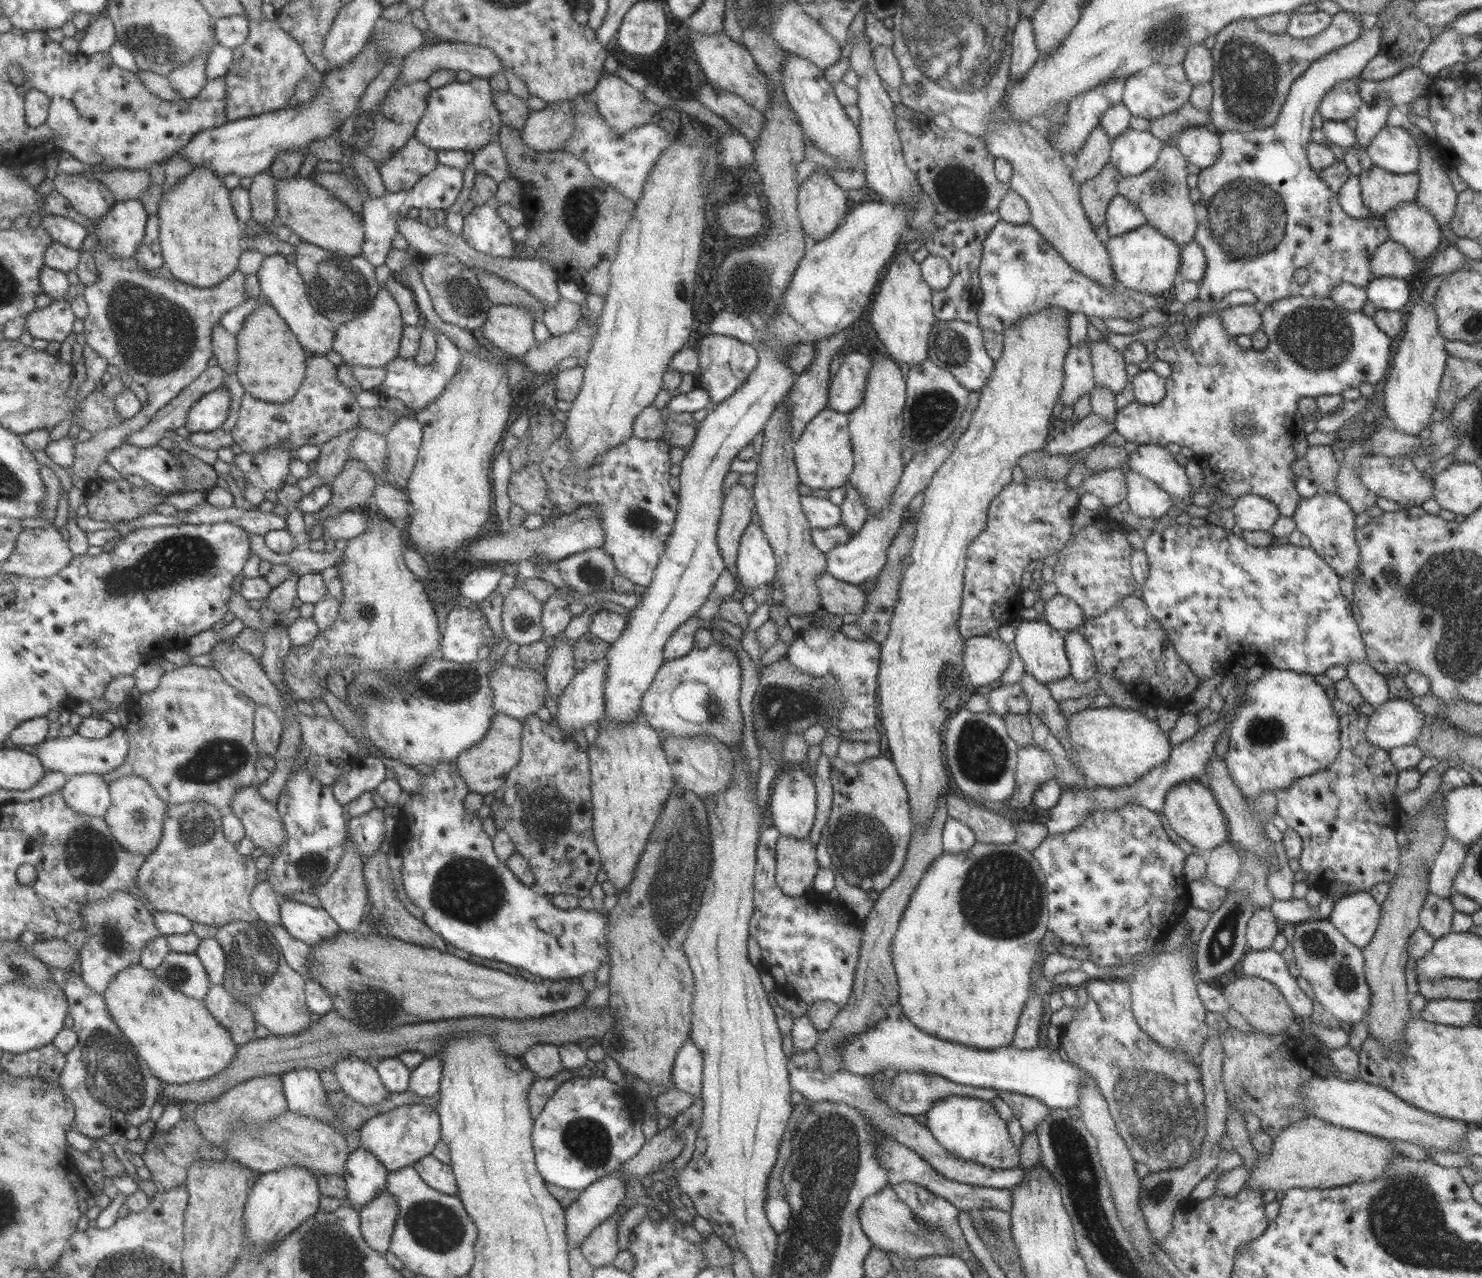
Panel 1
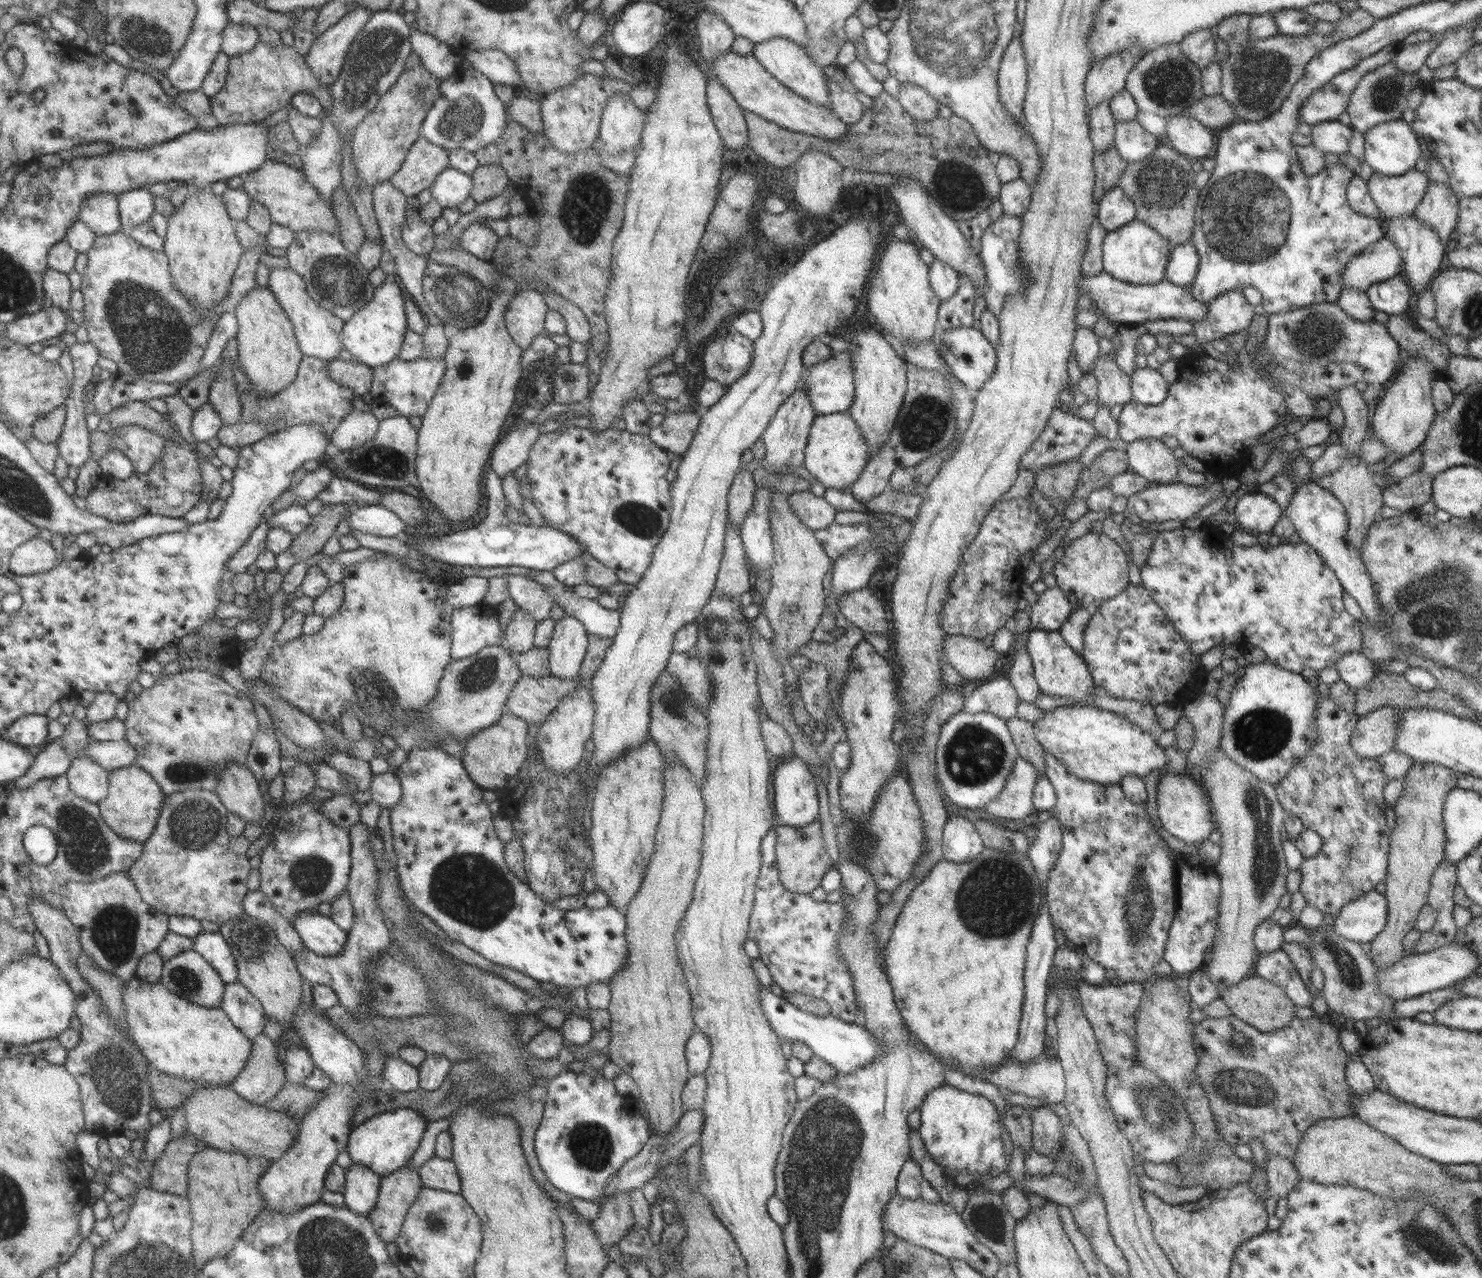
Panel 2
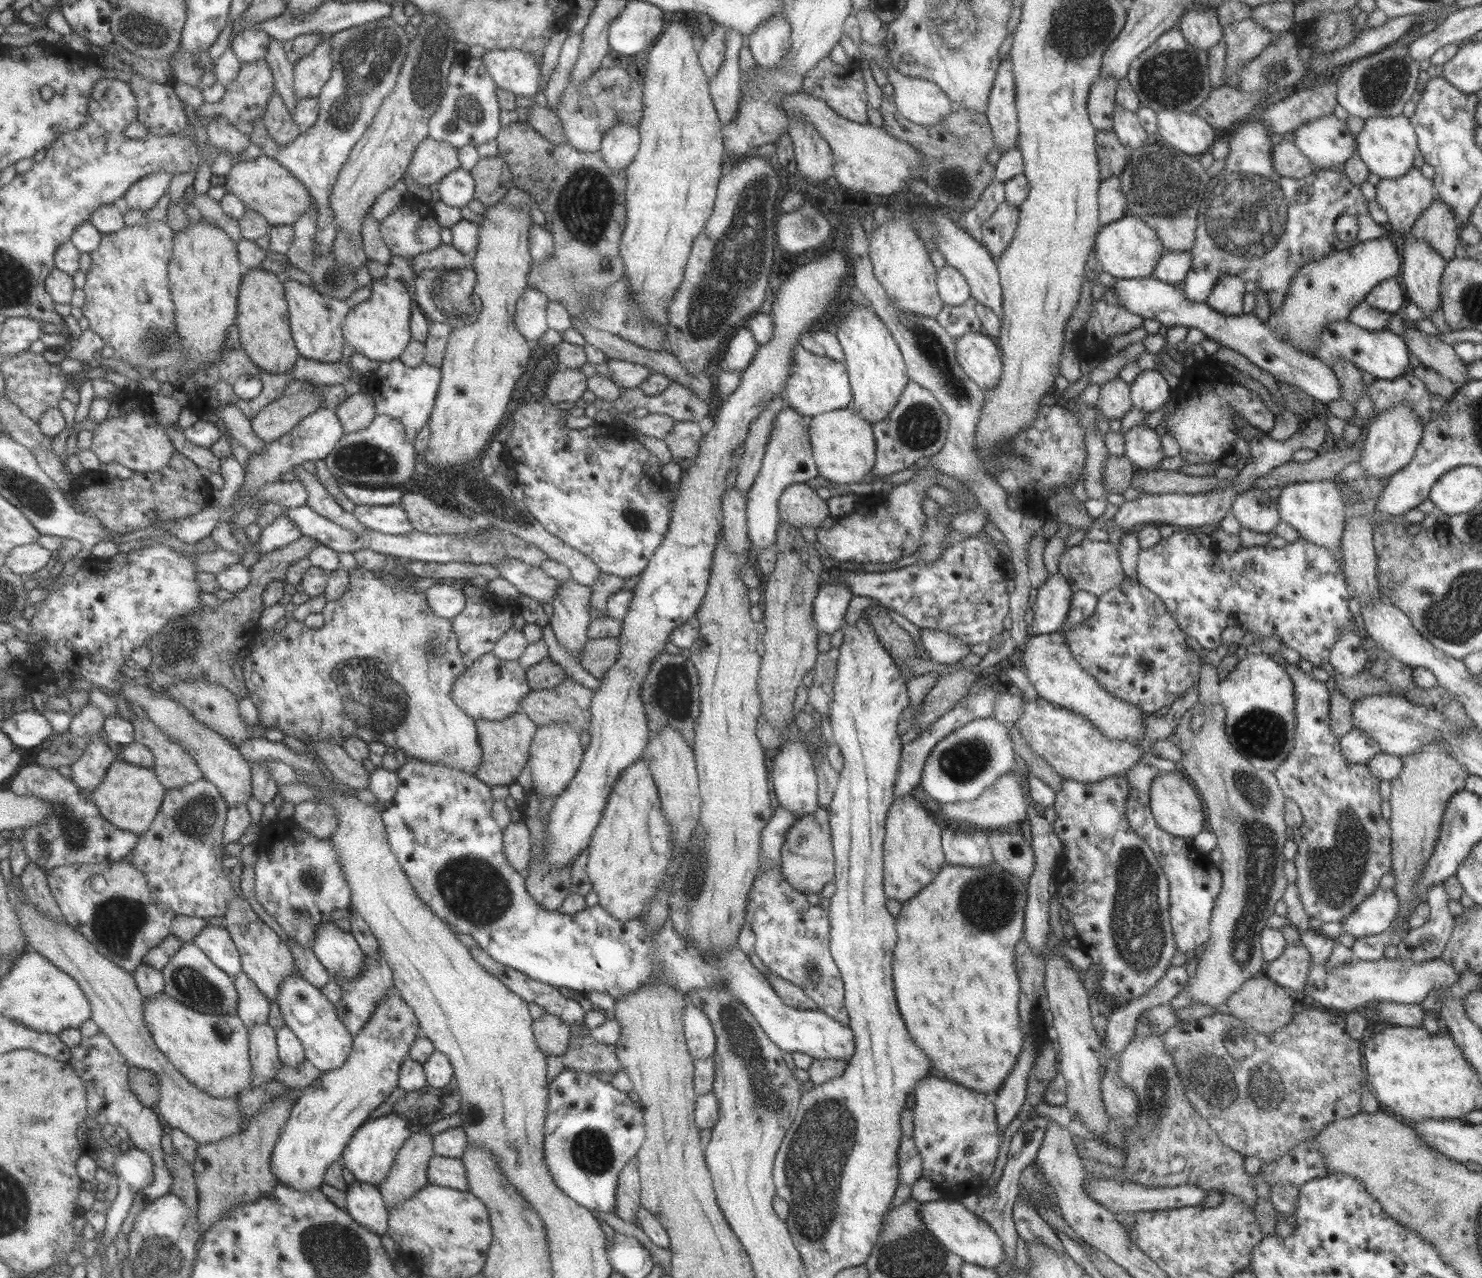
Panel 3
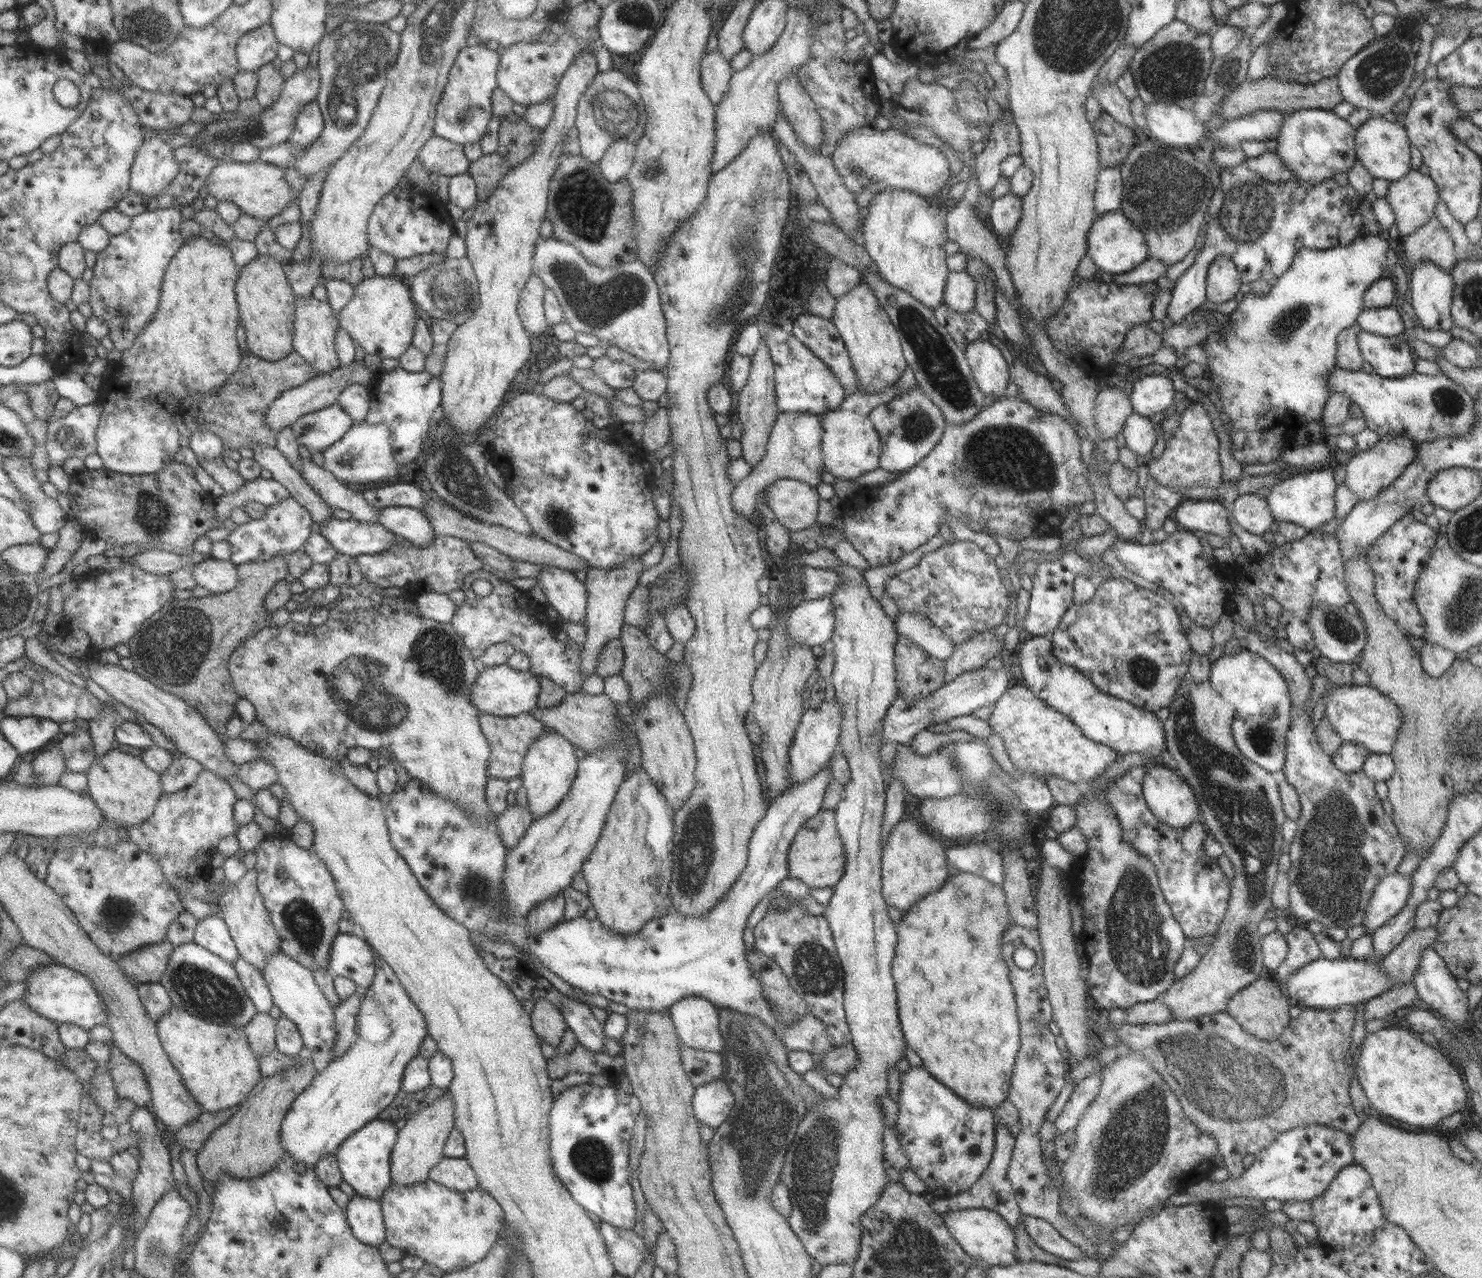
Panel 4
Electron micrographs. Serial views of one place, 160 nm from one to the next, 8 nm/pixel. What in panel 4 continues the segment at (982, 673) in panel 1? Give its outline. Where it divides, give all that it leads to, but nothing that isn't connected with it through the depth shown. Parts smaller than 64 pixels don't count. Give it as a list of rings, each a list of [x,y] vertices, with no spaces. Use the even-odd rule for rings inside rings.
[[[899,610],[893,622],[897,635],[907,638],[932,658],[944,661],[953,653],[952,641],[925,616]]]

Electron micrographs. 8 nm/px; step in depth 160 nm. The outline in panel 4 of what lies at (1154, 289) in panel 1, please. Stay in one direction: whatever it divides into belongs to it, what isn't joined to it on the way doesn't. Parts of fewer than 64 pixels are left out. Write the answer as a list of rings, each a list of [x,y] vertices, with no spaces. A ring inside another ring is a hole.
[[[1119,209],[1097,217],[1093,221],[1092,227],[1087,233],[1086,245],[1086,254],[1091,257],[1091,261],[1099,269],[1099,272],[1122,274],[1133,271],[1149,257],[1145,235]]]

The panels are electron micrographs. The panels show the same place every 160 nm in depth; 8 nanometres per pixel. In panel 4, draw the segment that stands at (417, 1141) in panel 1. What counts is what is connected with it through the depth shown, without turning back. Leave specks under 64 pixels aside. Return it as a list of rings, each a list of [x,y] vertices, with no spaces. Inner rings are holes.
[[[374,1119],[345,1139],[335,1156],[342,1180],[355,1193],[379,1200],[383,1191],[390,1186],[390,1157],[397,1139],[397,1128],[391,1120]]]

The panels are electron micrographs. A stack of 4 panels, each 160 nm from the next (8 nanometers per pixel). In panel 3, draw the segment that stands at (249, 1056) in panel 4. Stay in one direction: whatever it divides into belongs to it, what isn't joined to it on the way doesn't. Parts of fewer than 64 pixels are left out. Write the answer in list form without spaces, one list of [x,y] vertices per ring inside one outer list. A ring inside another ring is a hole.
[[[159,991],[144,999],[143,1019],[156,1047],[197,1089],[213,1098],[231,1098],[249,1088],[248,1028],[236,1014],[197,1012]]]

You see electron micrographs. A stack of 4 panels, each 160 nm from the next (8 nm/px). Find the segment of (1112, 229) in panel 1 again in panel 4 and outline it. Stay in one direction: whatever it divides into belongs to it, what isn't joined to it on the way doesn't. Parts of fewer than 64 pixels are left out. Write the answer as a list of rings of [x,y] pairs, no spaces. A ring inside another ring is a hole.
[[[1120,167],[1099,168],[1093,194],[1096,217],[1120,209],[1121,198],[1123,198],[1123,186],[1121,184]]]

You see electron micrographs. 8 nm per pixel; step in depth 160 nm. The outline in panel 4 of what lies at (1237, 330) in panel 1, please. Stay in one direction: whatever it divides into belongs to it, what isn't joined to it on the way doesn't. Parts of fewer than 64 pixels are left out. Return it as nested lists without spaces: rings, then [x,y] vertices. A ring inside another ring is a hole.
[[[1216,256],[1206,272],[1205,299],[1213,304],[1227,302],[1241,285],[1237,268],[1228,256]]]

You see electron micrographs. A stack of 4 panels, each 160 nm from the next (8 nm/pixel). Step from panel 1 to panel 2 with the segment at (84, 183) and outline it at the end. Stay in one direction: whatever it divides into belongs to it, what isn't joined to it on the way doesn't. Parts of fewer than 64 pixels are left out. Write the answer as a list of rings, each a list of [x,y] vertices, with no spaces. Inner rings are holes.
[[[97,192],[87,196],[81,204],[80,219],[98,235],[121,232],[123,224],[119,196],[109,192]]]

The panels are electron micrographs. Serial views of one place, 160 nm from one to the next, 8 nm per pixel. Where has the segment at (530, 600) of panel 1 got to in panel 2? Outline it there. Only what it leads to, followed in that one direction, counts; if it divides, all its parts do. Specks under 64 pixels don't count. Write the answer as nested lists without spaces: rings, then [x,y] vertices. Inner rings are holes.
[[[517,608],[507,624],[503,647],[511,650],[515,656],[531,650],[534,648],[535,626],[533,618],[527,612],[523,612],[523,609]]]

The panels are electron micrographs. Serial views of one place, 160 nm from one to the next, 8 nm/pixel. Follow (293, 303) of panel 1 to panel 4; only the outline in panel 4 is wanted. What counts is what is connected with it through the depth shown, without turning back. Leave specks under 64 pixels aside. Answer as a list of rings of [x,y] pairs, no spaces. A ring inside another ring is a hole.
[[[296,297],[292,328],[292,350],[307,361],[318,374],[328,373],[340,366],[334,349],[334,336],[338,331],[338,314],[333,312],[328,301],[311,297]]]

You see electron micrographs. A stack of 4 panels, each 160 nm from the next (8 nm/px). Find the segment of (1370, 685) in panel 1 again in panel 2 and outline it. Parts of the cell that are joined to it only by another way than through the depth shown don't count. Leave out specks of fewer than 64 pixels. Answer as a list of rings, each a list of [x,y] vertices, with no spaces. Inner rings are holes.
[[[1351,652],[1333,664],[1339,679],[1353,692],[1367,687],[1375,676],[1374,666],[1361,652]]]

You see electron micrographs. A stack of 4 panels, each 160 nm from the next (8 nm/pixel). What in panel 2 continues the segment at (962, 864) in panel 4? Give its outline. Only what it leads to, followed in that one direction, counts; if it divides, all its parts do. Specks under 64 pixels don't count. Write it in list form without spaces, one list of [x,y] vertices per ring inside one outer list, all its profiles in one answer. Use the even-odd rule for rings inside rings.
[[[961,816],[946,819],[942,830],[943,859],[964,863],[977,856],[983,847],[981,837],[972,822]]]

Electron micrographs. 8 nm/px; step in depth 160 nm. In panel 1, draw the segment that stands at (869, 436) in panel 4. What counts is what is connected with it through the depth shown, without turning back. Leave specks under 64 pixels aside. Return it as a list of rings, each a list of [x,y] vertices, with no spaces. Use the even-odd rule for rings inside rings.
[[[824,409],[809,421],[793,445],[798,482],[810,489],[829,490],[846,485],[852,471],[853,457],[848,433],[848,414]]]

